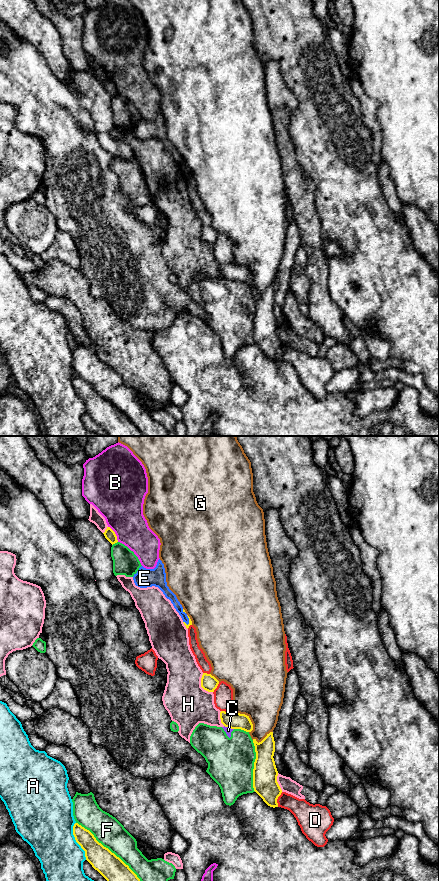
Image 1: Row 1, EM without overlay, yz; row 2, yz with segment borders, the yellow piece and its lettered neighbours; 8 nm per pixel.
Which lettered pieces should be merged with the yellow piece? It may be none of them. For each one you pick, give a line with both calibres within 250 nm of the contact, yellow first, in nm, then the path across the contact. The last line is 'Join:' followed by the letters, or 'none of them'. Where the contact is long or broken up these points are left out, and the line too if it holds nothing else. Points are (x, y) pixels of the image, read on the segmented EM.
E: calibres 30 and 70 nm; way yz (190, 622), (189, 620), (171, 596)
Join: E

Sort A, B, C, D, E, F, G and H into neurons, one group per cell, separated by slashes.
A / B / C F / D / E / G / H

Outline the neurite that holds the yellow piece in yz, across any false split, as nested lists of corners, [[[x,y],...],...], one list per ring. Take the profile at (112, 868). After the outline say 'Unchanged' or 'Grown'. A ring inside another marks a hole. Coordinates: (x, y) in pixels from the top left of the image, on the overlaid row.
[[[75,823],[73,835],[85,851],[86,860],[107,881],[140,881],[129,866],[99,843],[89,830]]]. Unchanged

